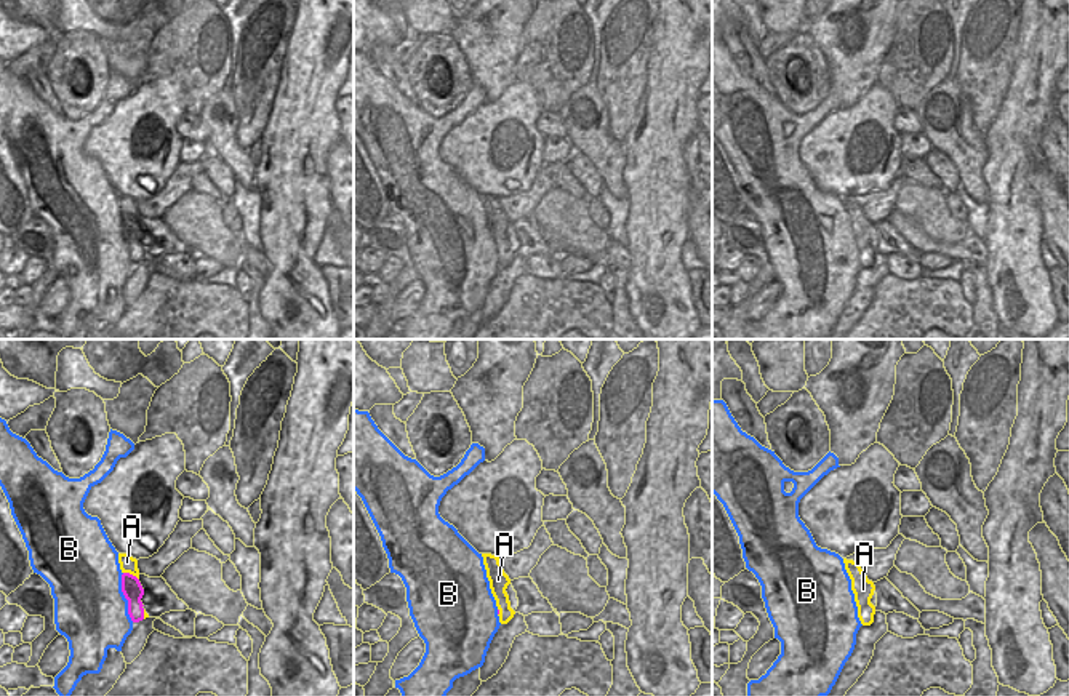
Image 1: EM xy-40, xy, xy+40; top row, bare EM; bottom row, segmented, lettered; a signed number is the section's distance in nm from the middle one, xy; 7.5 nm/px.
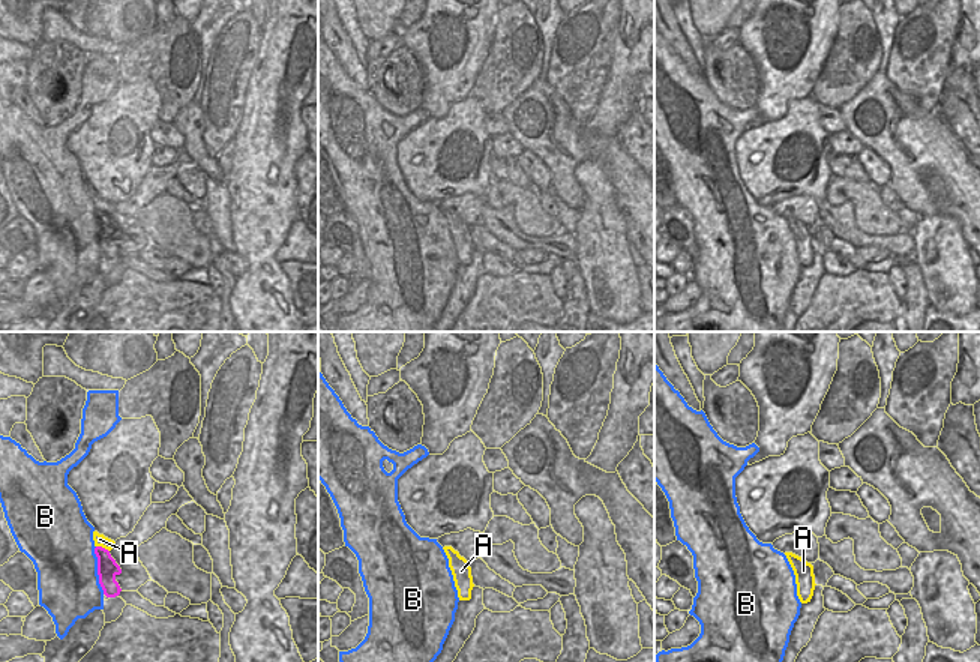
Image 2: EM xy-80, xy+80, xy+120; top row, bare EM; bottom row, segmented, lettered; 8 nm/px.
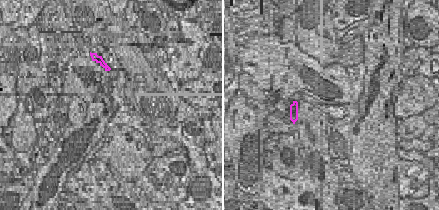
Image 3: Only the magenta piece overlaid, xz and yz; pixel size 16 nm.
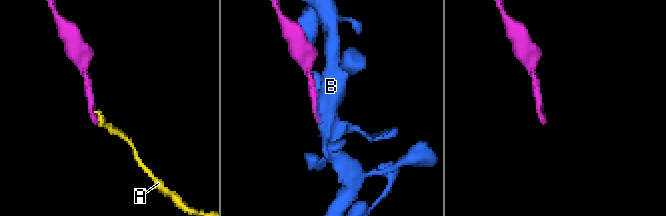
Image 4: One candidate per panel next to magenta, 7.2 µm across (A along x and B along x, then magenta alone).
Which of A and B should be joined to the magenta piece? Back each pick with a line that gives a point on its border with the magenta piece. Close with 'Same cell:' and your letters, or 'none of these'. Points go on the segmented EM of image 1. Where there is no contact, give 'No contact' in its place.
A: Touches magenta at xy-40 (132, 575)
Same cell: A.

